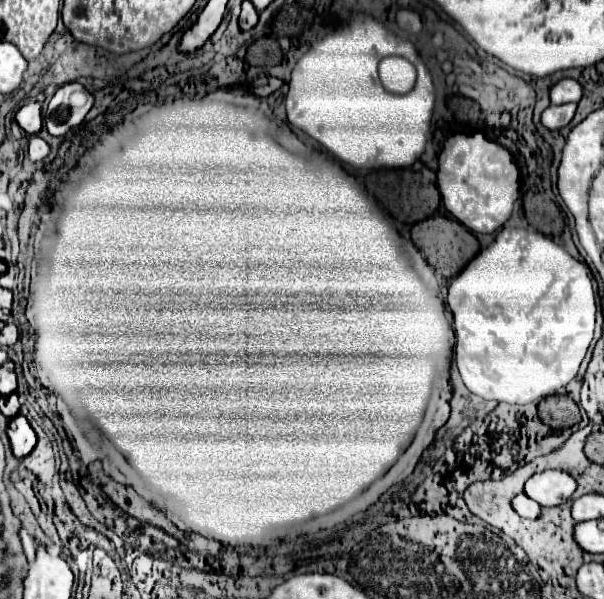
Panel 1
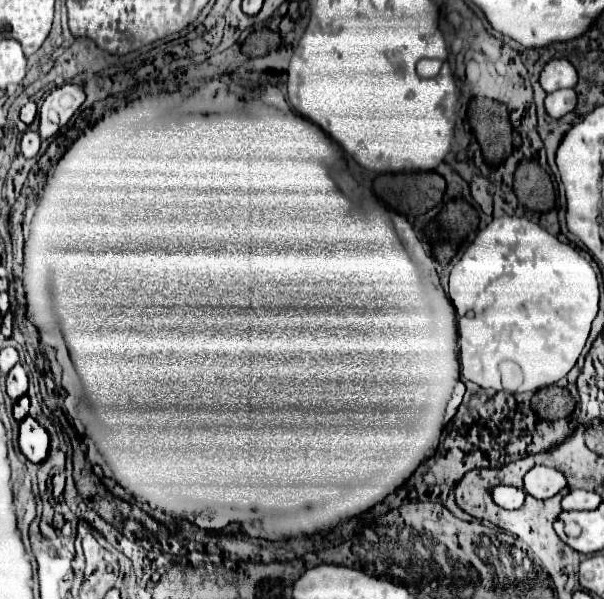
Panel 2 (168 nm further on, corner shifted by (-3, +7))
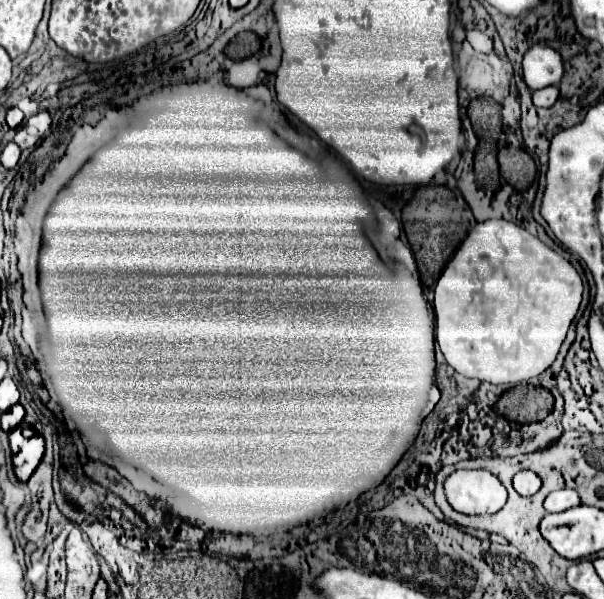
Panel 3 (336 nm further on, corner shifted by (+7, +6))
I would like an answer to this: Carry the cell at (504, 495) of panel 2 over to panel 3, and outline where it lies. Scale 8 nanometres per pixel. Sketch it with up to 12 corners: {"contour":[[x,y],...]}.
{"contour":[[483,469],[445,477],[447,503],[463,515],[497,513],[501,481]]}

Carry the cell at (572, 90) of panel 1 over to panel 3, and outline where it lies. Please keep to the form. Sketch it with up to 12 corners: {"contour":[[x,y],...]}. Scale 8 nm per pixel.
{"contour":[[545,45],[523,55],[529,89],[559,85],[563,61]]}

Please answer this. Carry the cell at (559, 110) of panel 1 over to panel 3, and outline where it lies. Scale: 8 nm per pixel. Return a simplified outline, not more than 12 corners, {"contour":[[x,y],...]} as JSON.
{"contour":[[553,85],[533,91],[535,107],[551,107],[559,99]]}

